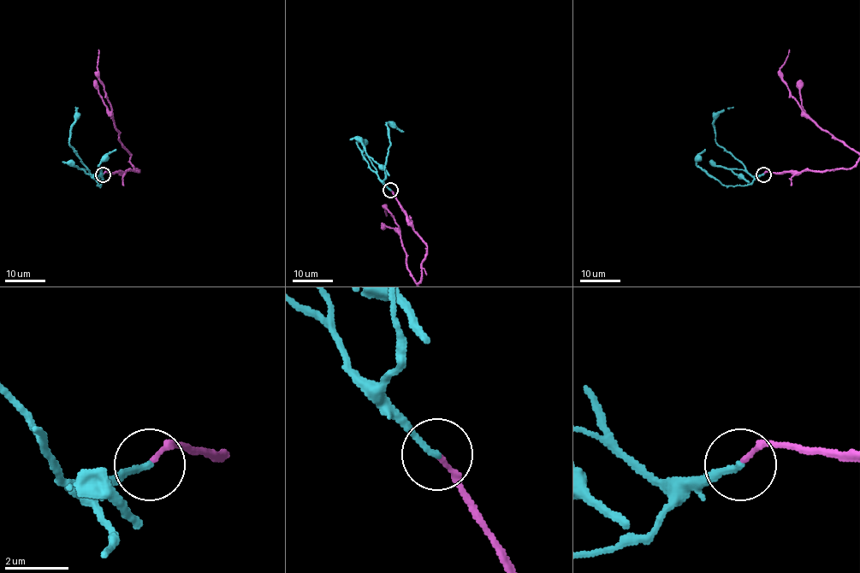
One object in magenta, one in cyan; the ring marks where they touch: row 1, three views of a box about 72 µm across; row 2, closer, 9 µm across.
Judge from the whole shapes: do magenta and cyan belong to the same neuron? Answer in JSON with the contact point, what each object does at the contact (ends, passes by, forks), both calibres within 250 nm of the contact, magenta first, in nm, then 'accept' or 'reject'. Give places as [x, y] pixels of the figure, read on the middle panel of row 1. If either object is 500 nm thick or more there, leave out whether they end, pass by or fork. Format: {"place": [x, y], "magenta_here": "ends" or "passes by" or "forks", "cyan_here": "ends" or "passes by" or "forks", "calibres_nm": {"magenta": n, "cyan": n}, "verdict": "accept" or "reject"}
{"place": [390, 190], "magenta_here": "ends", "cyan_here": "ends", "calibres_nm": {"magenta": 160, "cyan": 180}, "verdict": "accept"}

